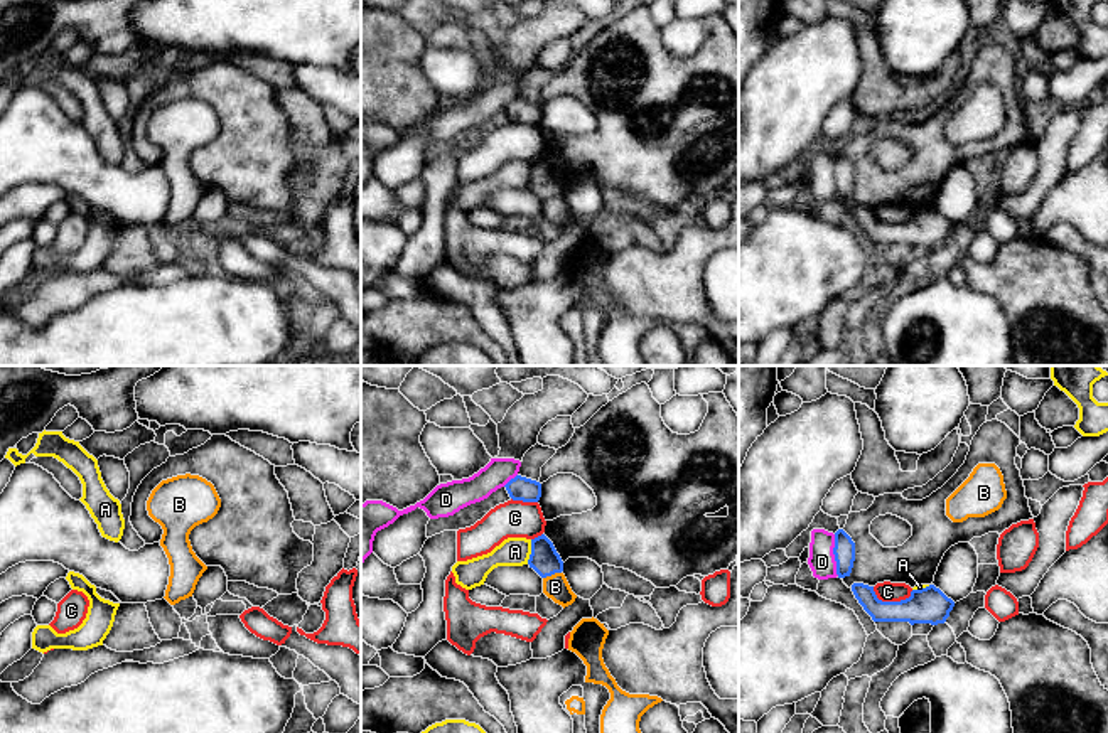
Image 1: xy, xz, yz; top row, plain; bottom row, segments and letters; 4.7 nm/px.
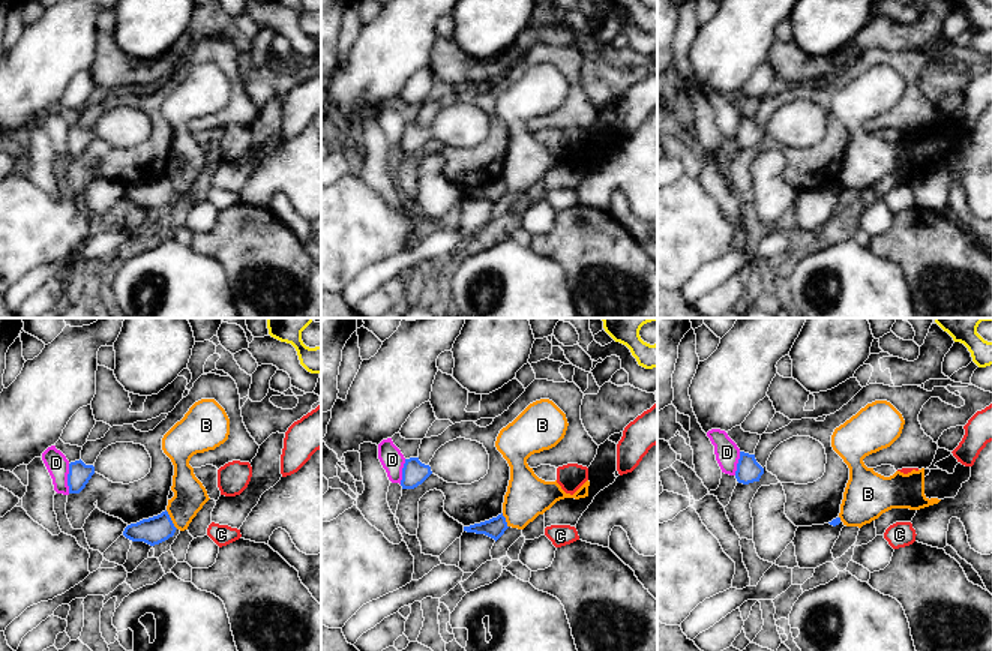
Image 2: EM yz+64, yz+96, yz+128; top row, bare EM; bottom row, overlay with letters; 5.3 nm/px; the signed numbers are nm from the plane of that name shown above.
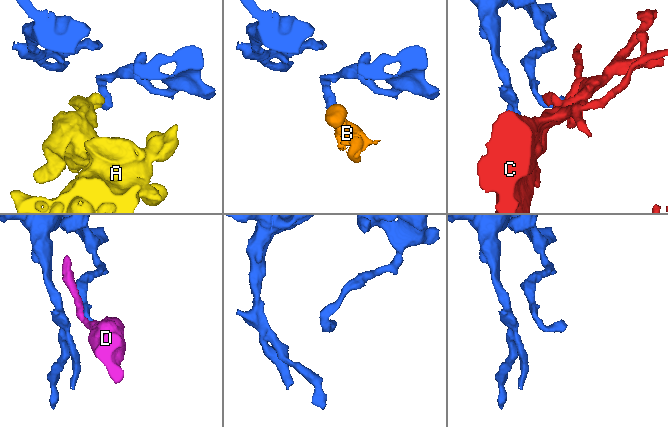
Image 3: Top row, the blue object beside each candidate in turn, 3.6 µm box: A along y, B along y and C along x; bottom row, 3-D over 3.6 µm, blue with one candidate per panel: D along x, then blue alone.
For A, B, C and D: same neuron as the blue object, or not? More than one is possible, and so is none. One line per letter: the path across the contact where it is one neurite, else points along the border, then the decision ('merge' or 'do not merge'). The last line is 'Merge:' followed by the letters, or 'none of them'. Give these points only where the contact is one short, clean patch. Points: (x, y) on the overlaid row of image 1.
A: do not merge
B: border along xz (560, 572), (543, 578); do not merge
C: do not merge
D: do not merge
Merge: none of them

